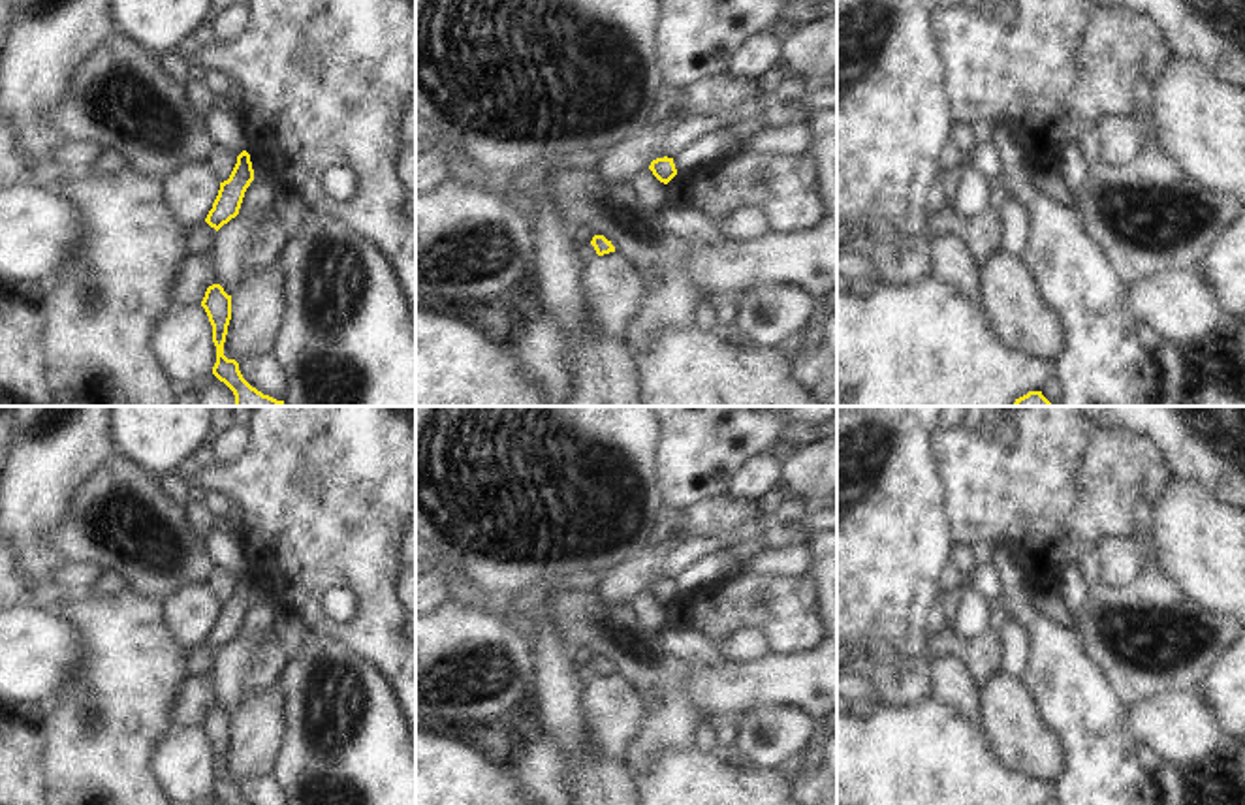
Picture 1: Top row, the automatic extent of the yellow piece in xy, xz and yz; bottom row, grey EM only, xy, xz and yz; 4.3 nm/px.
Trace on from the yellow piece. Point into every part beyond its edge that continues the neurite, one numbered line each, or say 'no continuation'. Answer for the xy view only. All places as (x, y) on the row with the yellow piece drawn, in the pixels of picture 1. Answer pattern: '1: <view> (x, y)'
no continuation

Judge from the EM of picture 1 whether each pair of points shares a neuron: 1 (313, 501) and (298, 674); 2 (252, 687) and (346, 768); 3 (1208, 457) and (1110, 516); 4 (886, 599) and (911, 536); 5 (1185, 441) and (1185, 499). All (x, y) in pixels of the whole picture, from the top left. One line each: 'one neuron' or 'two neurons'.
1: two neurons
2: two neurons
3: two neurons
4: one neuron
5: two neurons

